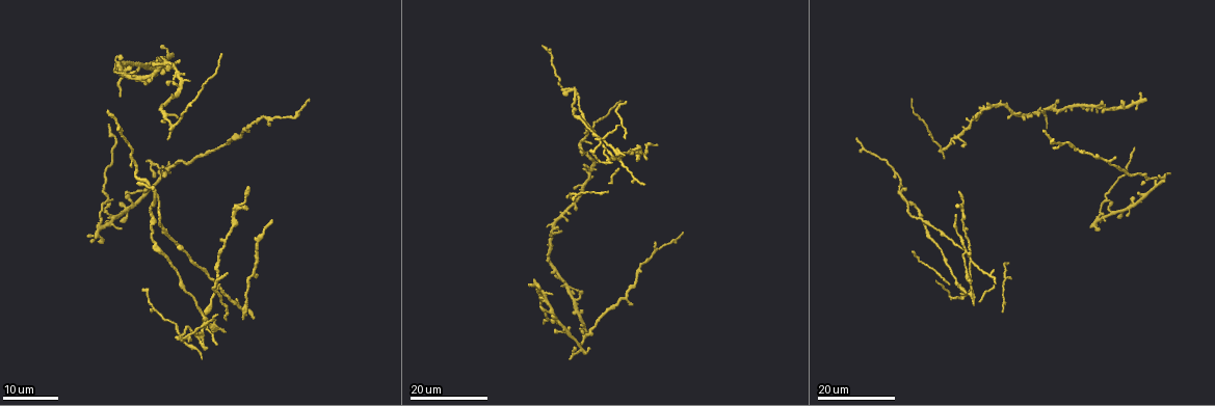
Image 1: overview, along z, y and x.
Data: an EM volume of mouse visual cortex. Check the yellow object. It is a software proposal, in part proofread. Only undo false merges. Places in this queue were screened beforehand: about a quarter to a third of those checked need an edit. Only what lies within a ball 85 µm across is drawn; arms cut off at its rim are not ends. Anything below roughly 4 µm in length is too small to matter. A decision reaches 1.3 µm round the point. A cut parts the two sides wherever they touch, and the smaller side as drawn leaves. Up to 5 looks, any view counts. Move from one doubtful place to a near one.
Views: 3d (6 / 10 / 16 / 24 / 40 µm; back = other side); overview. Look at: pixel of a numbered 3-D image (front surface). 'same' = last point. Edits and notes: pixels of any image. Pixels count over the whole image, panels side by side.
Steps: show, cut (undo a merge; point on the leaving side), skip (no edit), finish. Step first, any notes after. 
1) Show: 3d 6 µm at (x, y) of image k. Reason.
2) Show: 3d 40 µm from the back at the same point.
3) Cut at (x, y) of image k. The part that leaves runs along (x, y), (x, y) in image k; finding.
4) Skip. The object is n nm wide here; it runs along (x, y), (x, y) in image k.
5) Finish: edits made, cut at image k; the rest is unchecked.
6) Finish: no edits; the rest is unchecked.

Show: 3d 16 µm at (652, 255) of image 1. Thin neck.

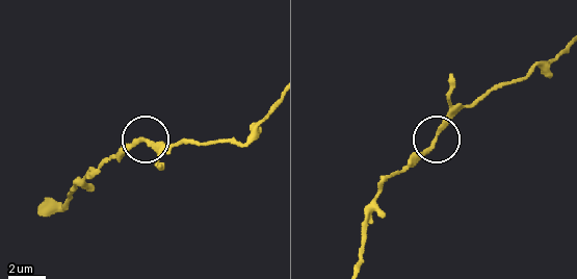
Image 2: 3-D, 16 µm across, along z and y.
Show: 3d 10 µm at (435, 136) of image 2.

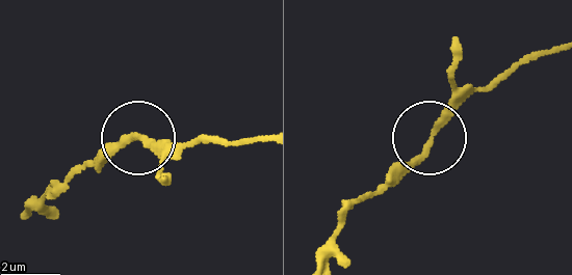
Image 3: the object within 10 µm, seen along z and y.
Skip. All the same cell.

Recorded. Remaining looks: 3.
Show: 3d 24 µm at (940, 149) of image 1. Two arms in line, one across.

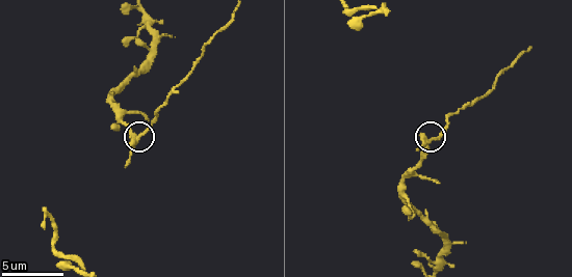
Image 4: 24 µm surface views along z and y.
Show: 3d 10 µm at (428, 140) of image 4.

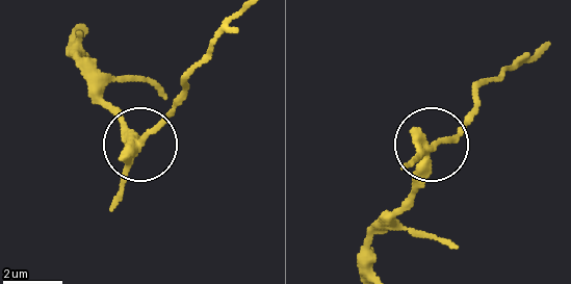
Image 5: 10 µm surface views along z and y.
Cut at (166, 118) of image 5. The side arm is 19 µm long; the part that leaves runs along (134, 151), (231, 19) in image 5; two cells meet here.

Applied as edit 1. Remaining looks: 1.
Finish: edits made, cut at image 5; the rest is unchecked.

